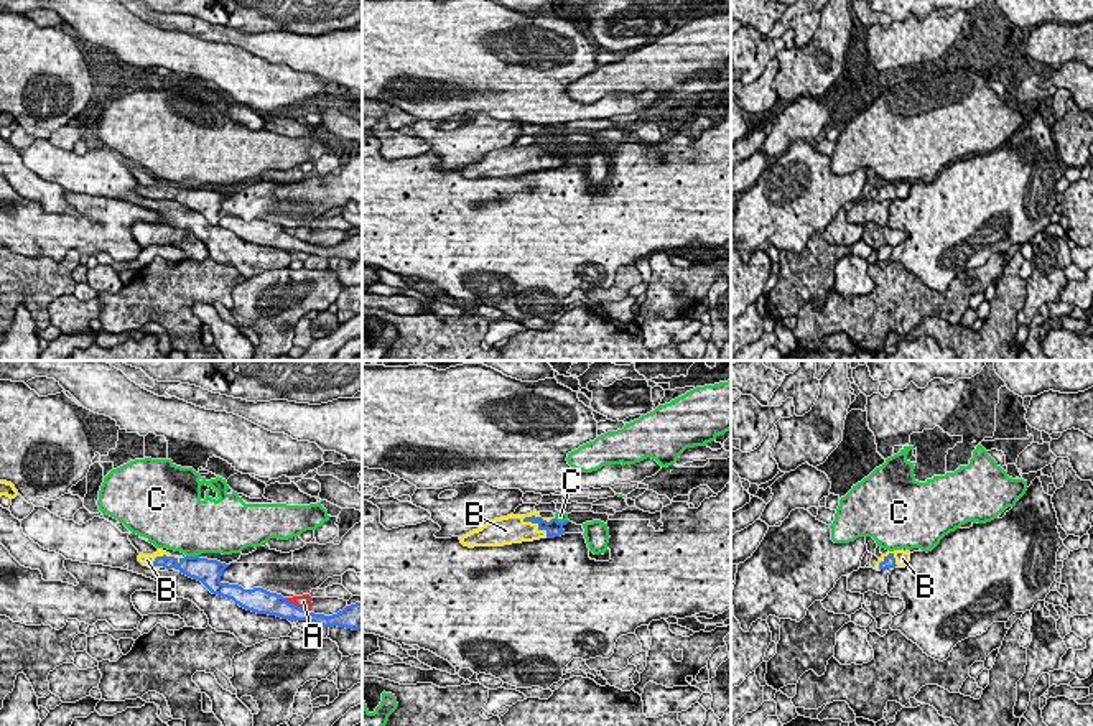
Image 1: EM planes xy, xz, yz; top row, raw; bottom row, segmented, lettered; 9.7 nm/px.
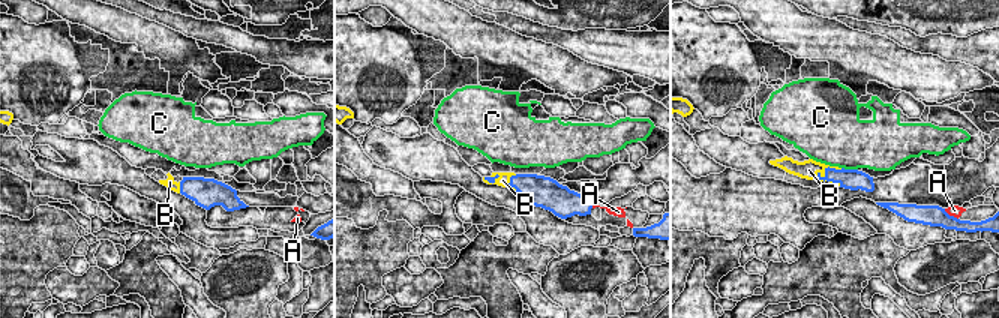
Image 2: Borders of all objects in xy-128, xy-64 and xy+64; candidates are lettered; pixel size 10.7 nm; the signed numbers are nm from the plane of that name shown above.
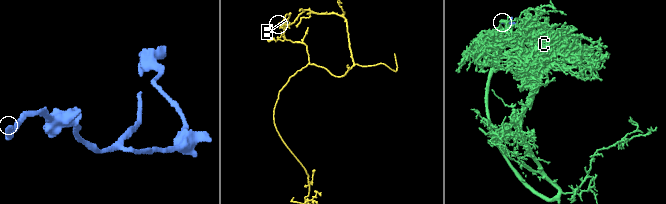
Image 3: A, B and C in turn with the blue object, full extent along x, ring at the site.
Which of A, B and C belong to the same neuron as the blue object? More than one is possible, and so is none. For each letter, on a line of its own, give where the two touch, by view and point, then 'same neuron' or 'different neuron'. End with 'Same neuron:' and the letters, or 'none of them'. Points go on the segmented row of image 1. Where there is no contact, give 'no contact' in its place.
A: xy (297, 606) | different neuron
B: xz (539, 525) | same neuron
C: xy (193, 557) | different neuron
Same neuron: B

